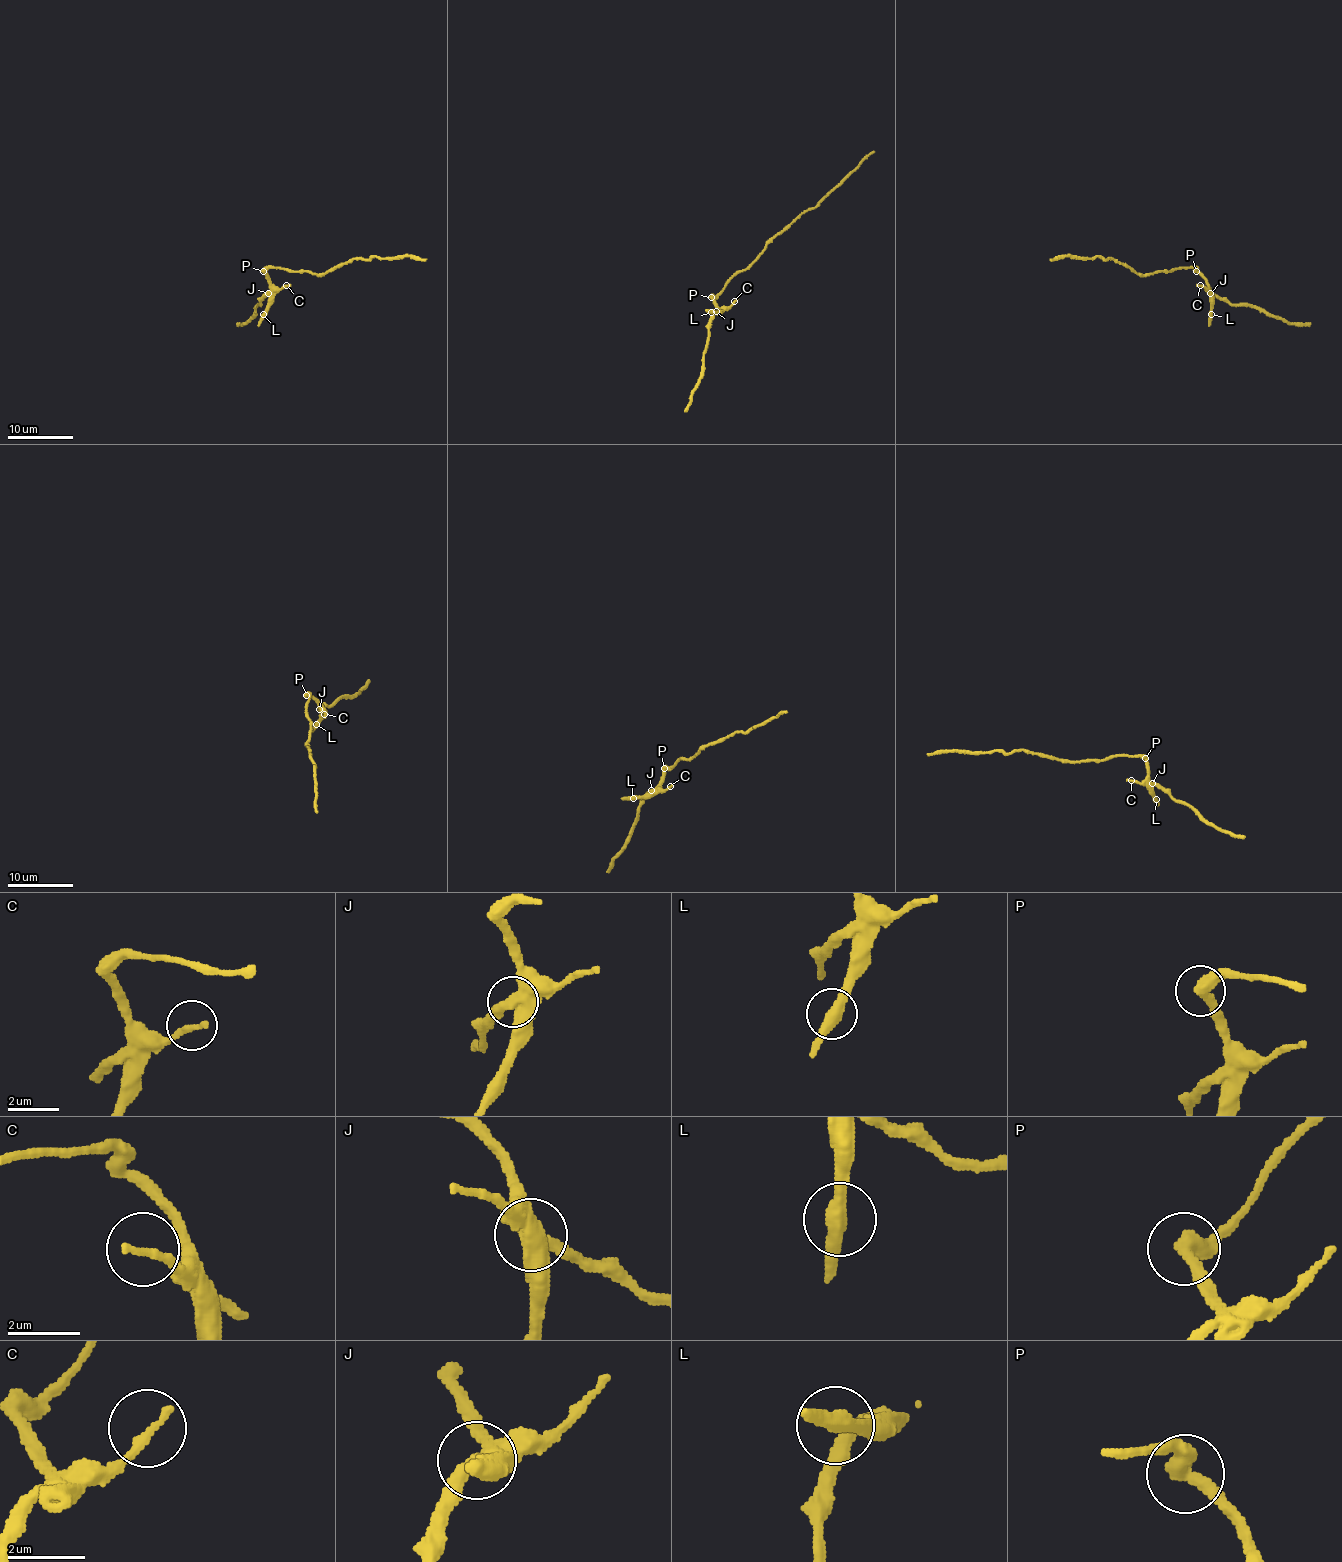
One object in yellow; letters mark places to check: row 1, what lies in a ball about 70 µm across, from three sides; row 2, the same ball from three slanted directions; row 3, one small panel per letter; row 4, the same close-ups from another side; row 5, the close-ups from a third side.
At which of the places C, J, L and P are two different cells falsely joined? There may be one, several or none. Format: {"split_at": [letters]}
{"split_at": ["J", "P"]}

